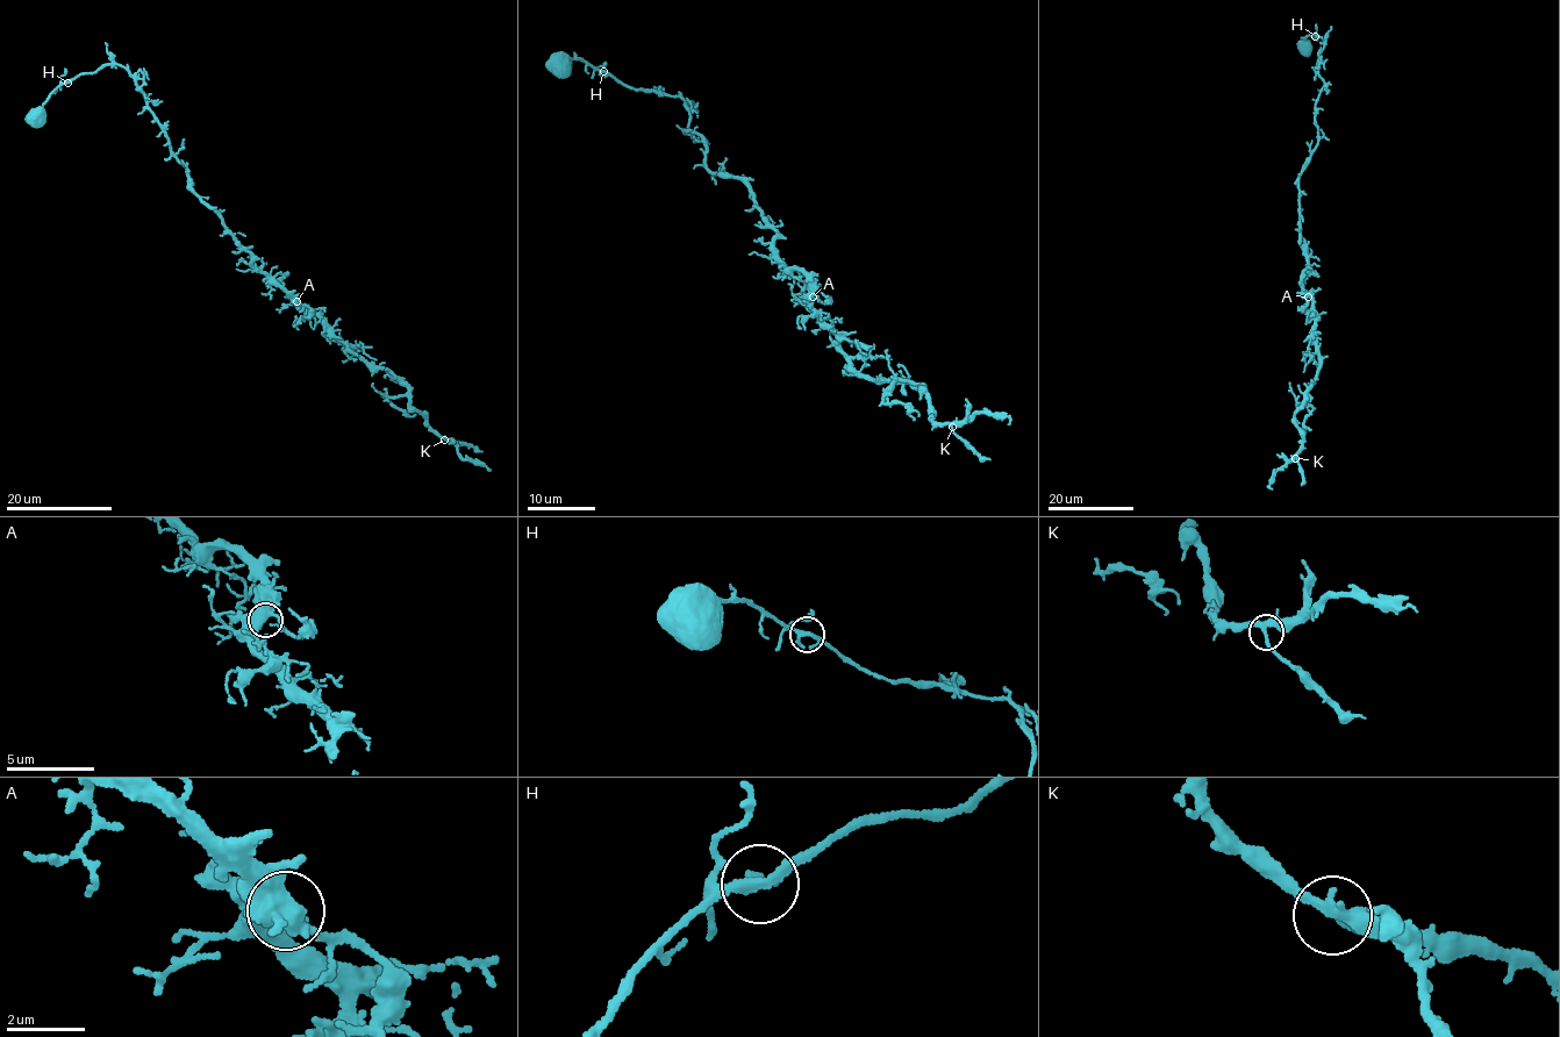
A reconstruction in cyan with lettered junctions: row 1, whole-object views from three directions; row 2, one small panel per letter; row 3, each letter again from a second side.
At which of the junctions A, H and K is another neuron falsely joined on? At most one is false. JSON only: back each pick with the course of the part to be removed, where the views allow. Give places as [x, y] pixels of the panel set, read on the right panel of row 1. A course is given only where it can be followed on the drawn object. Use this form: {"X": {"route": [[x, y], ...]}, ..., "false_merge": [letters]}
{"false_merge": []}

